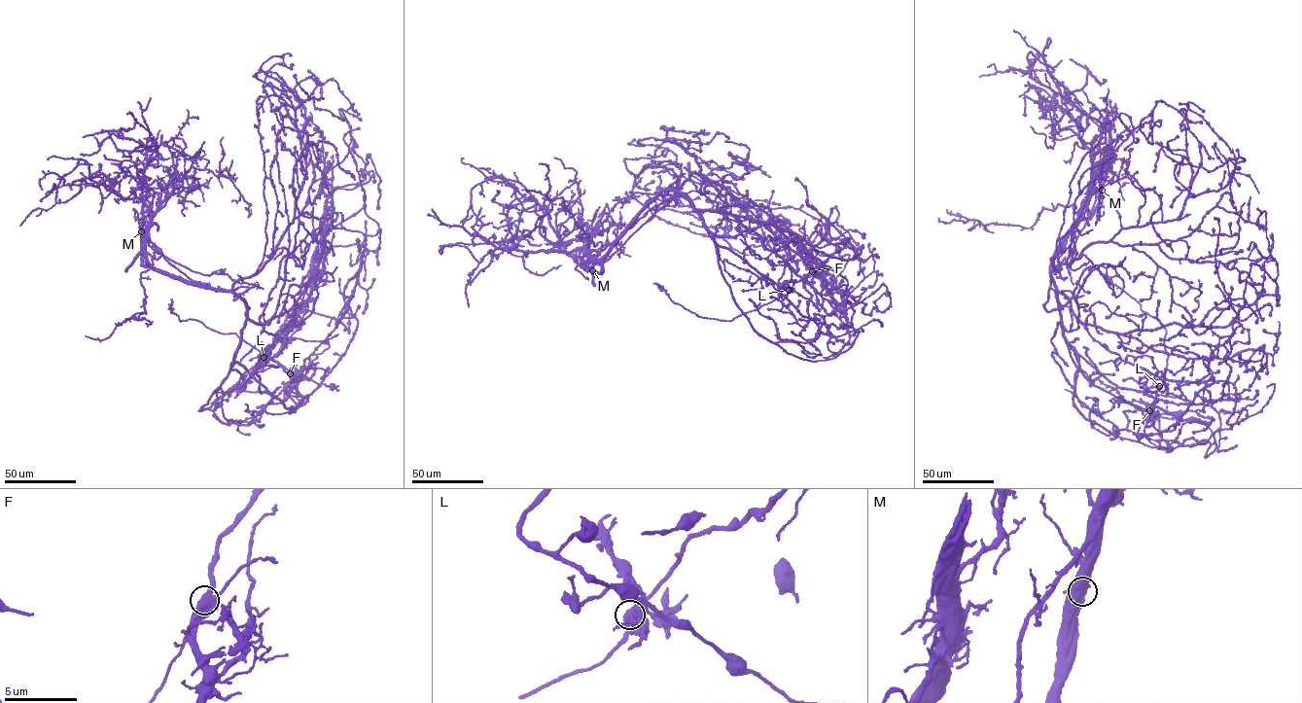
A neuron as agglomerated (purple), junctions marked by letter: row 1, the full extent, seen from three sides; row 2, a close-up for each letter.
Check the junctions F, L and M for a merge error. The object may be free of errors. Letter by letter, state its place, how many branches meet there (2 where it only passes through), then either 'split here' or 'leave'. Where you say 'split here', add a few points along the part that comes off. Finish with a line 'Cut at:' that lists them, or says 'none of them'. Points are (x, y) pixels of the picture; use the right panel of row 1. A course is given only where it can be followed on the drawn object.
F: (1149, 410) | 4 | split here | (1149, 410), (1164, 382), (1169, 354), (1163, 341), (1166, 331), (1111, 283), (1111, 277), (1118, 276)
L: (1159, 386) | 4 | leave
M: (1102, 190) | 4 | leave
Cut at: F

